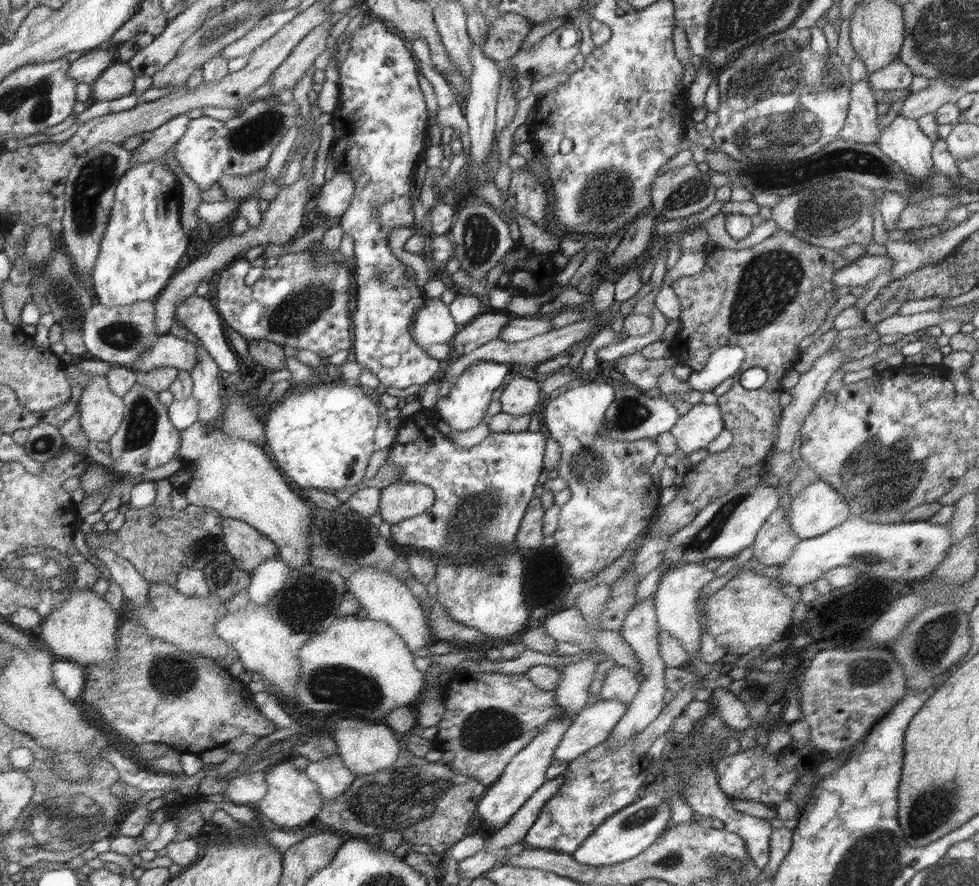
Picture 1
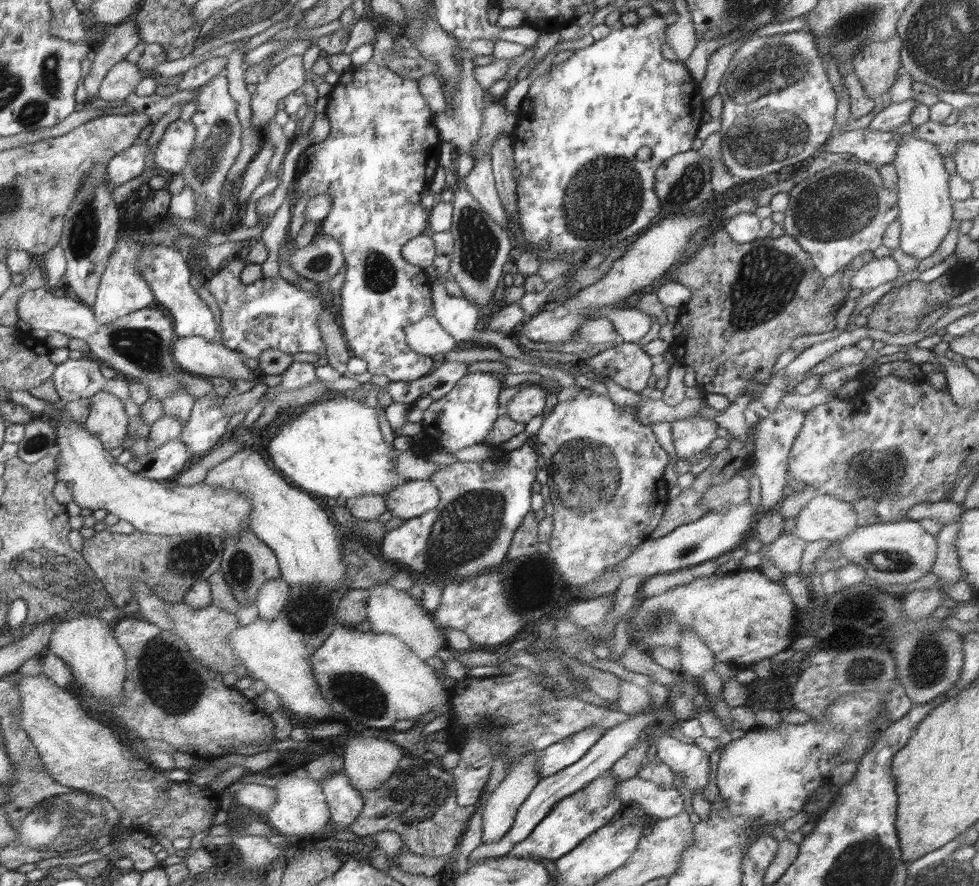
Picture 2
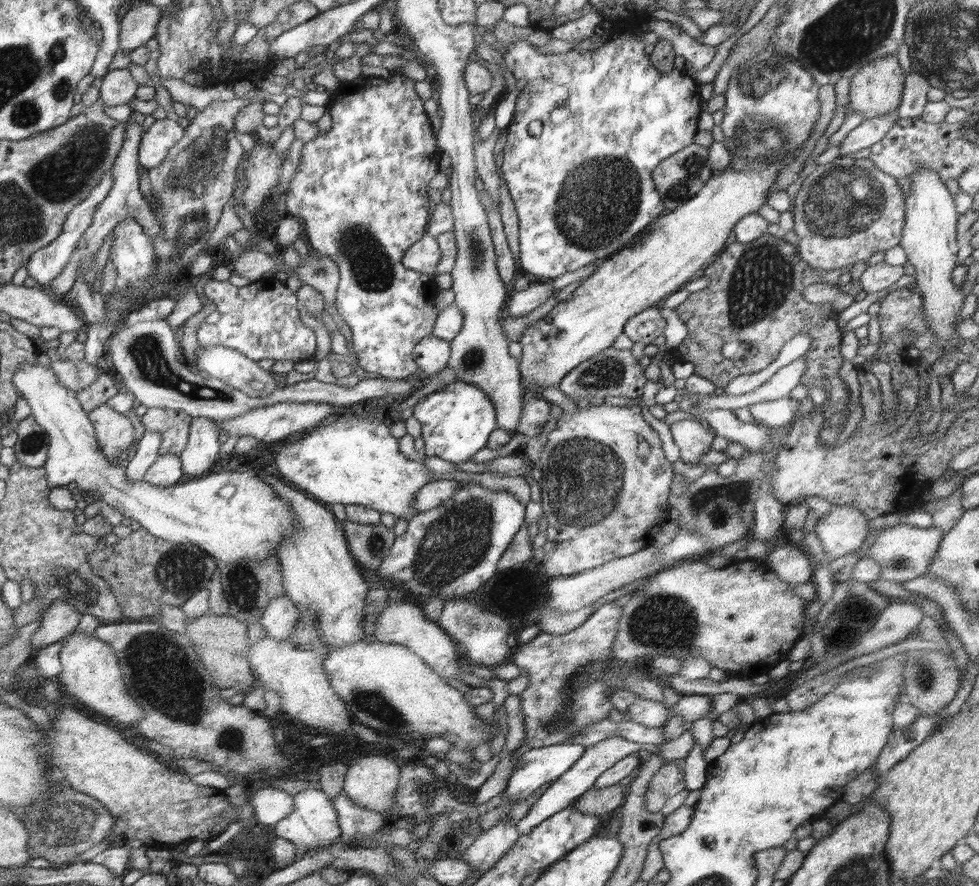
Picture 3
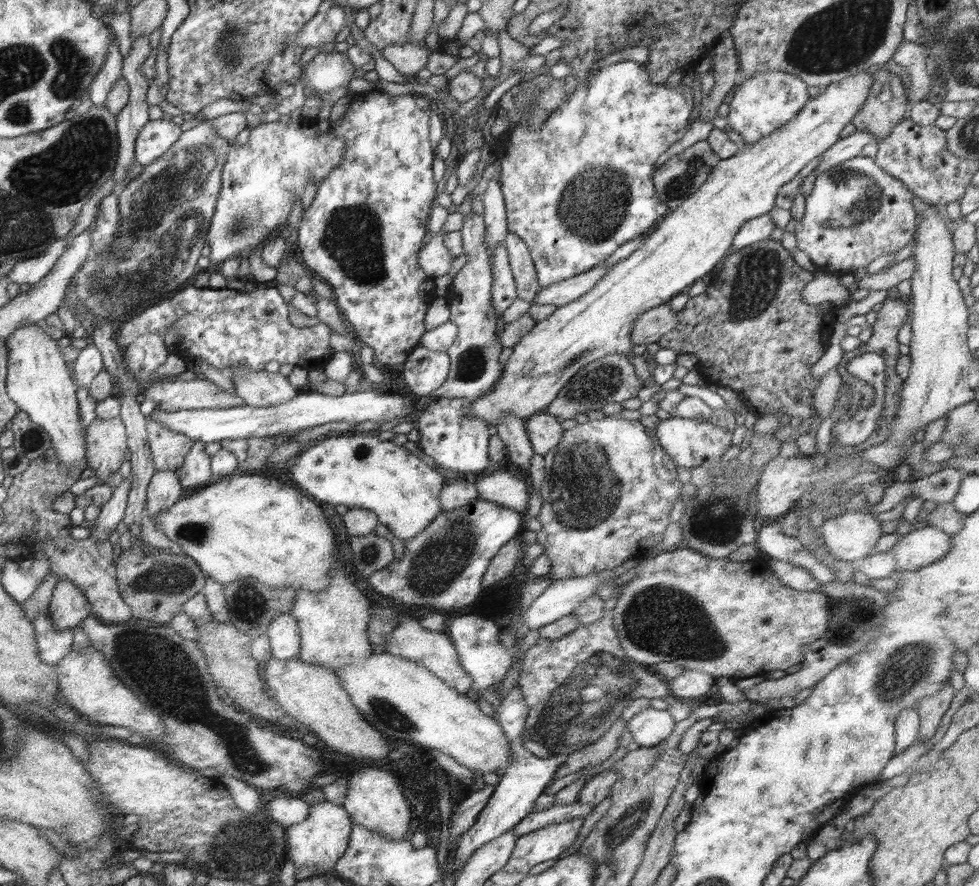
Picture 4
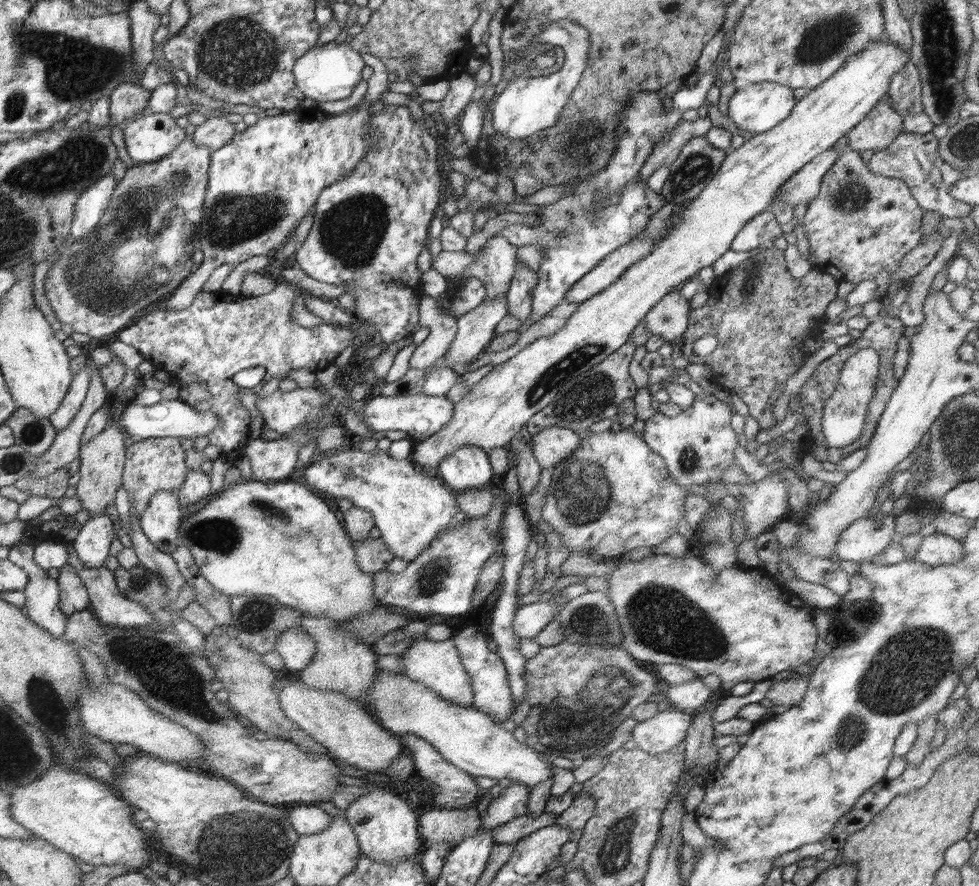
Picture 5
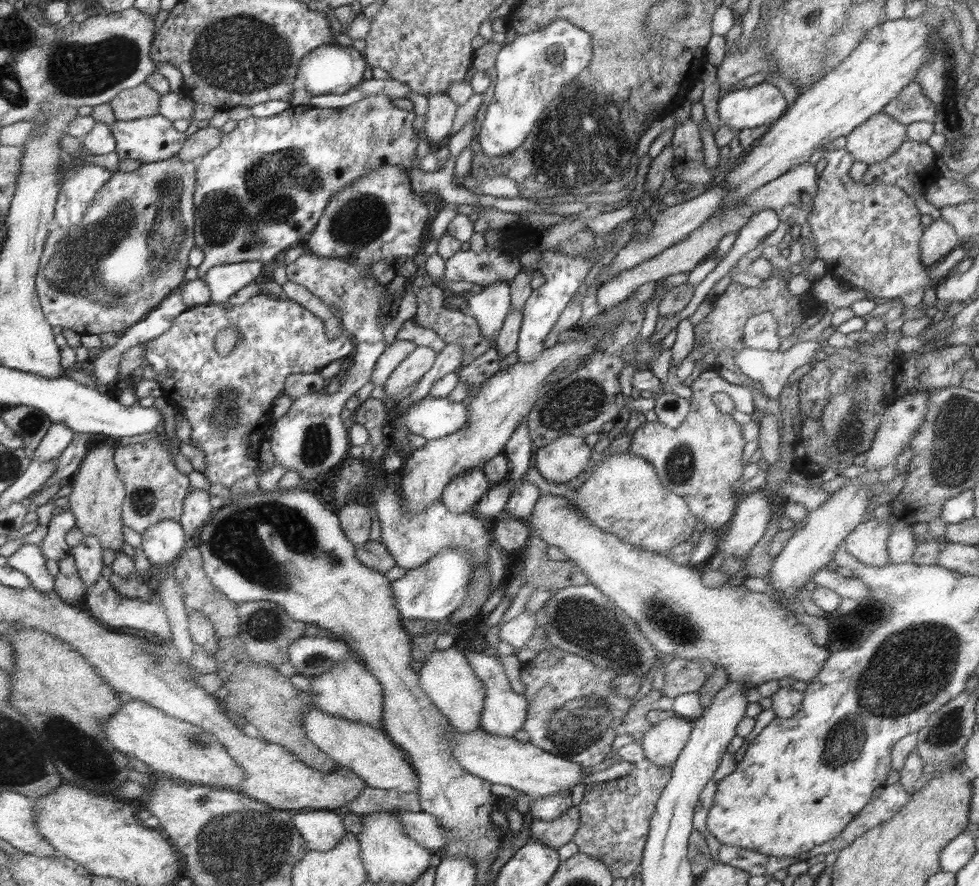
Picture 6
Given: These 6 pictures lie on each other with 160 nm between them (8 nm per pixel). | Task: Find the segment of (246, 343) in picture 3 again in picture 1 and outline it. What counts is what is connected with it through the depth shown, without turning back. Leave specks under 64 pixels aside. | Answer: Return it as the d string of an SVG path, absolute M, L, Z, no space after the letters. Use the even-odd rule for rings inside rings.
M312 251L299 253L284 252L277 265L265 268L262 276L252 285L244 283L244 277L249 269L249 261L235 261L224 270L218 272L216 284L216 306L229 330L233 329L240 336L250 340L269 340L280 346L292 346L299 350L311 350L321 359L336 354L338 350L346 350L353 346L350 334L350 312L348 304L352 296L348 294L353 285L353 272L350 266L344 266L336 260L336 255L327 264L316 264L312 259Z

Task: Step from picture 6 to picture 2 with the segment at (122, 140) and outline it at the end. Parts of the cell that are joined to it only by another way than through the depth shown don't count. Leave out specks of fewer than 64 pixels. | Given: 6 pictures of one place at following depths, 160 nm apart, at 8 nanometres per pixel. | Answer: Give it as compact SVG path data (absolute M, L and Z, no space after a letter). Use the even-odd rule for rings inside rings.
M177 119L168 124L155 148L155 166L174 174L178 173L186 164L196 134L197 127L192 121Z

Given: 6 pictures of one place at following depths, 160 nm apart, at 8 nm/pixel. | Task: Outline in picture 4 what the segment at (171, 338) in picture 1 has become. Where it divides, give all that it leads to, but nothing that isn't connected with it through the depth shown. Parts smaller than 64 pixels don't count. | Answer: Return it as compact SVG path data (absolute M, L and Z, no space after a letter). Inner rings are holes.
M235 368L232 370L232 382L235 394L242 398L247 406L268 408L282 405L294 399L299 389L290 384L288 378L279 372Z

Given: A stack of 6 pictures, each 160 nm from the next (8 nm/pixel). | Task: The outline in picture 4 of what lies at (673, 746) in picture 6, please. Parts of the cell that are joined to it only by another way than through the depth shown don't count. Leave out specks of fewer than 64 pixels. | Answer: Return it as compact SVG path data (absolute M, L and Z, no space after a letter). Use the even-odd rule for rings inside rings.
M650 707L628 720L627 727L640 747L653 747L674 732L676 723L666 708Z

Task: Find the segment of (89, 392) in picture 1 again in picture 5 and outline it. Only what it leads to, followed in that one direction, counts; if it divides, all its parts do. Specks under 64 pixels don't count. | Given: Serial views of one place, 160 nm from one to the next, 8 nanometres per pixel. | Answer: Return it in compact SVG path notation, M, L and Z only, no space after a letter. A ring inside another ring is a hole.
M113 421L106 426L102 433L84 443L79 451L81 463L80 480L76 485L75 497L80 500L82 510L86 510L90 519L103 515L110 504L116 500L116 492L122 484L122 470L124 470L124 450L126 450L126 440L124 432L118 422Z

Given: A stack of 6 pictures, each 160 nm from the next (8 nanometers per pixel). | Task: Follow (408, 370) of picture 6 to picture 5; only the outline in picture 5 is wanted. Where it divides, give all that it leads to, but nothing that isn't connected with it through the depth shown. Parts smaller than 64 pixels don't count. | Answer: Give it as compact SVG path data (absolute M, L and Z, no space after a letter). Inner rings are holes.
M426 295L425 297L422 297L422 299L420 299L420 303L419 303L419 306L418 306L418 315L419 315L419 318L418 318L418 322L417 322L417 328L416 328L416 330L415 330L413 333L415 333L415 332L417 331L417 329L420 329L421 326L426 326L426 328L428 328L428 330L430 330L430 332L429 332L427 338L426 338L420 345L418 345L418 346L414 349L414 352L412 353L412 356L410 357L410 360L409 360L409 368L416 368L416 369L422 370L422 369L424 369L424 368L429 368L429 366L433 366L433 364L435 364L436 362L440 362L440 360L441 360L441 361L443 360L445 354L447 353L447 350L449 349L450 343L452 342L452 340L454 340L454 337L456 336L456 331L457 331L457 318L454 317L454 316L452 316L452 315L450 315L450 314L446 314L446 313L444 312L444 309L443 309L443 308L440 308L440 307L436 304L434 298L431 297L431 296L428 296L428 295Z

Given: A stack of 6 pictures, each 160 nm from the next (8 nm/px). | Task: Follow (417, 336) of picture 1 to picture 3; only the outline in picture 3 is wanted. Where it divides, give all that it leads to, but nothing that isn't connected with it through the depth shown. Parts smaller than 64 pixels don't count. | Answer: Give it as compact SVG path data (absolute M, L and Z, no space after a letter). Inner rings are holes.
M433 334L423 338L416 346L415 361L424 378L435 378L448 367L451 356L450 342L436 338Z

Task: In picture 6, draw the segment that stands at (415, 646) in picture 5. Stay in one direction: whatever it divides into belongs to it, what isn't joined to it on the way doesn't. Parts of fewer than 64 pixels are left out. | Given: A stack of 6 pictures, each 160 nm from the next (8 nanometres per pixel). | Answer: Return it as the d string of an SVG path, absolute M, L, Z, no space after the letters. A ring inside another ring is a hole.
M456 647L435 651L422 662L424 666L418 672L418 676L422 682L422 688L428 695L428 698L438 707L438 710L442 711L442 714L446 715L448 722L451 726L455 727L458 732L474 732L480 724L481 714L483 711L486 689L484 683L476 677L476 674L472 672L468 660L466 660L466 655Z

